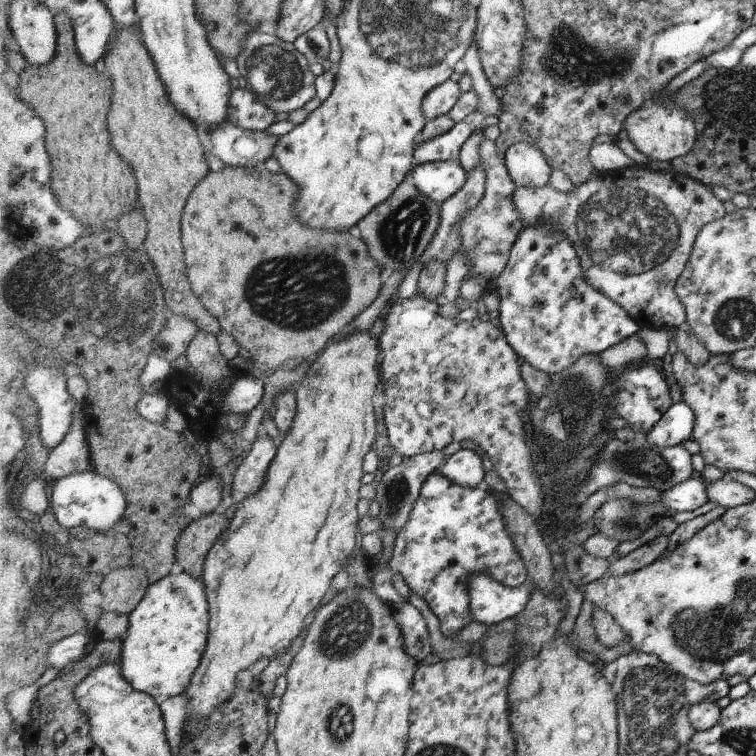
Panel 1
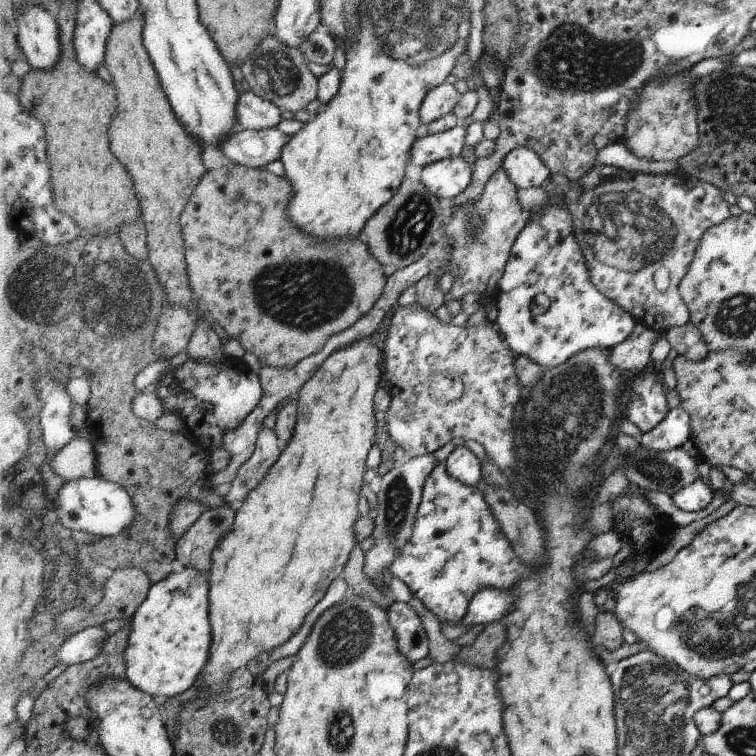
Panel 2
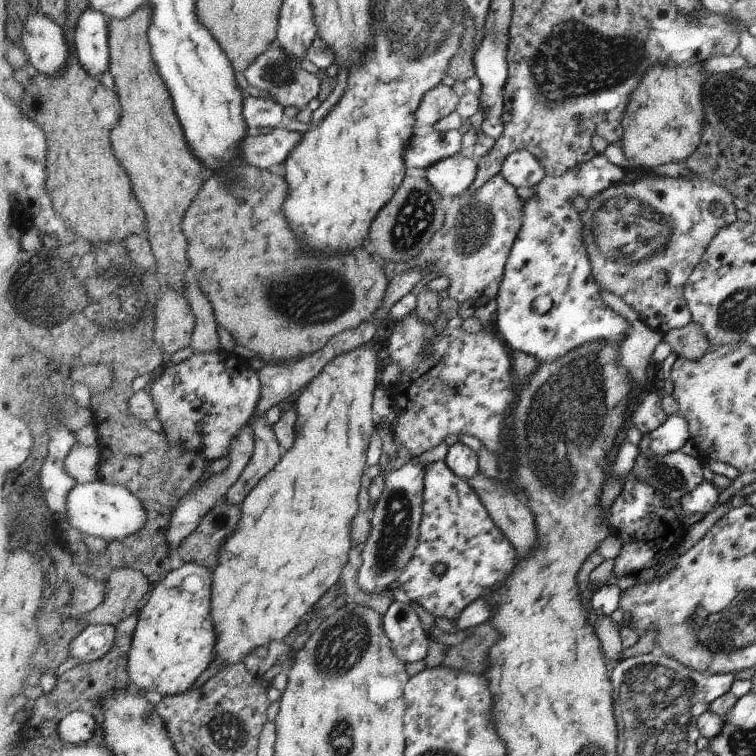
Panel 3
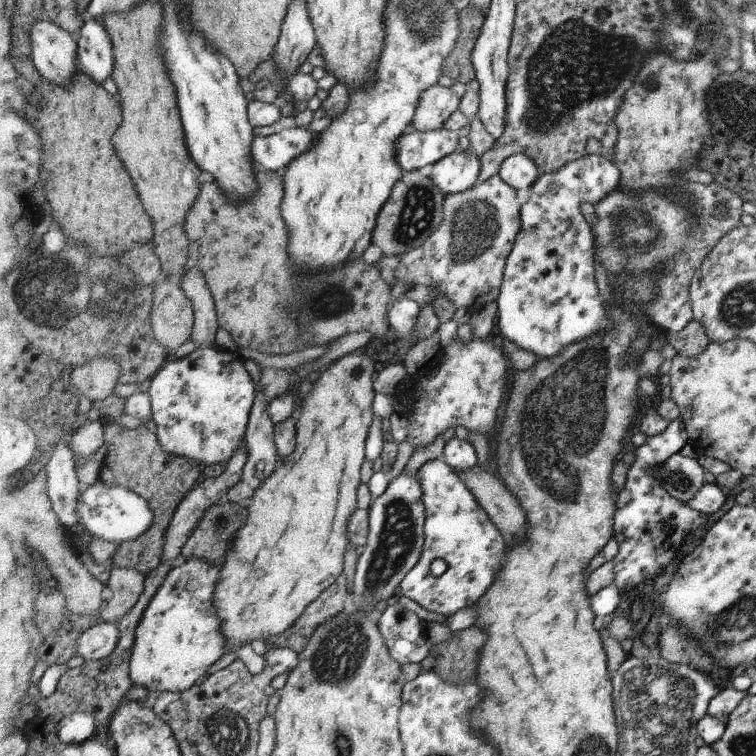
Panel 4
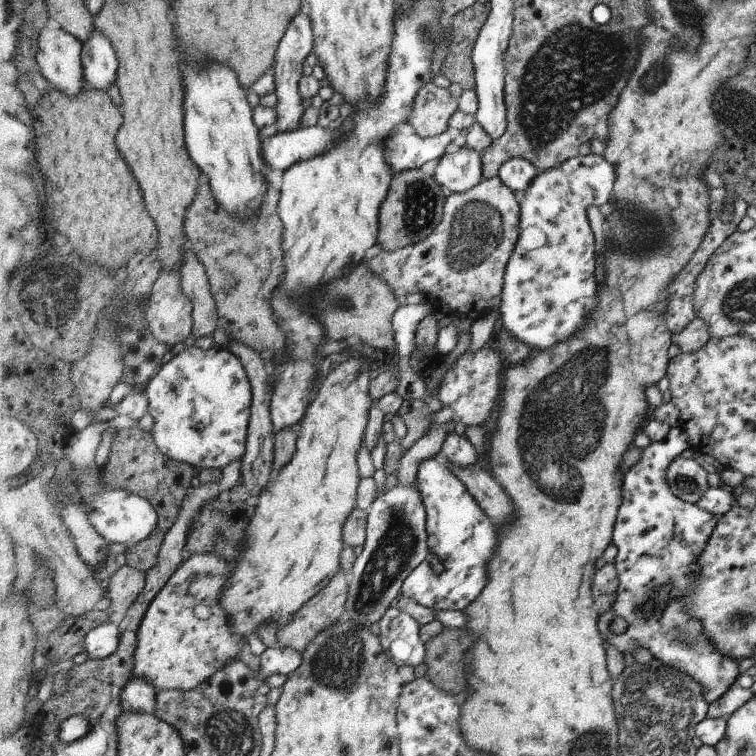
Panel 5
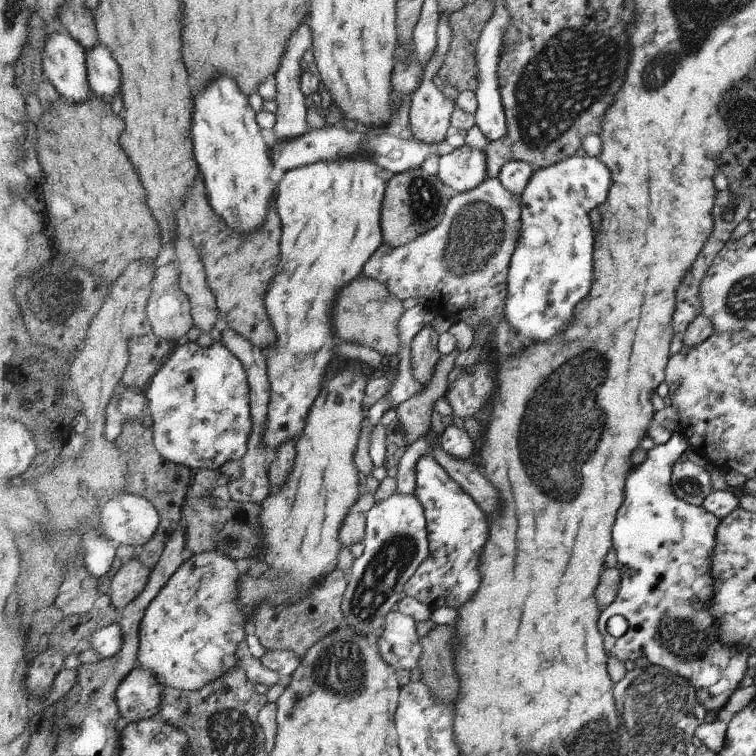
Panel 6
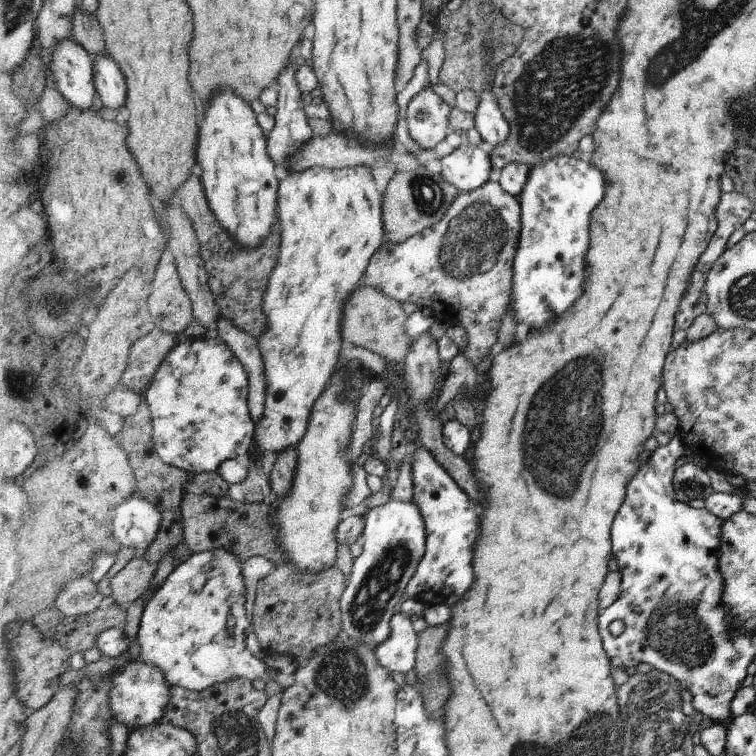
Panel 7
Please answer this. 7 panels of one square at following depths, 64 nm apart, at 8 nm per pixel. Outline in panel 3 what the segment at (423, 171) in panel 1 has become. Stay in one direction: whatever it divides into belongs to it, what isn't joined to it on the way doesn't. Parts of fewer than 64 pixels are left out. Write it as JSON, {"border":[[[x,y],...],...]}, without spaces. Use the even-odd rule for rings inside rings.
{"border":[[[461,153],[443,158],[426,170],[426,180],[442,197],[454,198],[472,186],[478,164]]]}

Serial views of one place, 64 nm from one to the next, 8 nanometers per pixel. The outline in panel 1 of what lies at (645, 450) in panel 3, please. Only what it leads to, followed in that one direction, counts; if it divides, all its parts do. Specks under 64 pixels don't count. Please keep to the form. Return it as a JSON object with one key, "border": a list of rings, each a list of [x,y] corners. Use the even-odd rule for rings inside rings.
{"border":[[[683,400],[670,406],[669,411],[654,426],[654,430],[644,436],[657,446],[674,447],[692,438],[696,414]]]}

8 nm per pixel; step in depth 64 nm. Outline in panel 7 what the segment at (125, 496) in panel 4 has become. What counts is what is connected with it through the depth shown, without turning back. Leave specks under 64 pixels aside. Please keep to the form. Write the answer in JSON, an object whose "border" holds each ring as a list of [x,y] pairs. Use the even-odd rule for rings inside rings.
{"border":[[[132,498],[124,502],[118,511],[114,511],[114,533],[124,546],[145,553],[156,542],[156,536],[162,530],[164,514],[152,502],[144,498]]]}

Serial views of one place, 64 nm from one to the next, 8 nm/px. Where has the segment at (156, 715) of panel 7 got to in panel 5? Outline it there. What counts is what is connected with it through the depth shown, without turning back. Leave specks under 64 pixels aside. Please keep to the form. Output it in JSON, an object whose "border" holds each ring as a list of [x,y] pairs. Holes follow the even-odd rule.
{"border":[[[145,679],[133,680],[123,693],[123,706],[126,711],[158,714],[157,697],[160,690],[149,684]]]}

